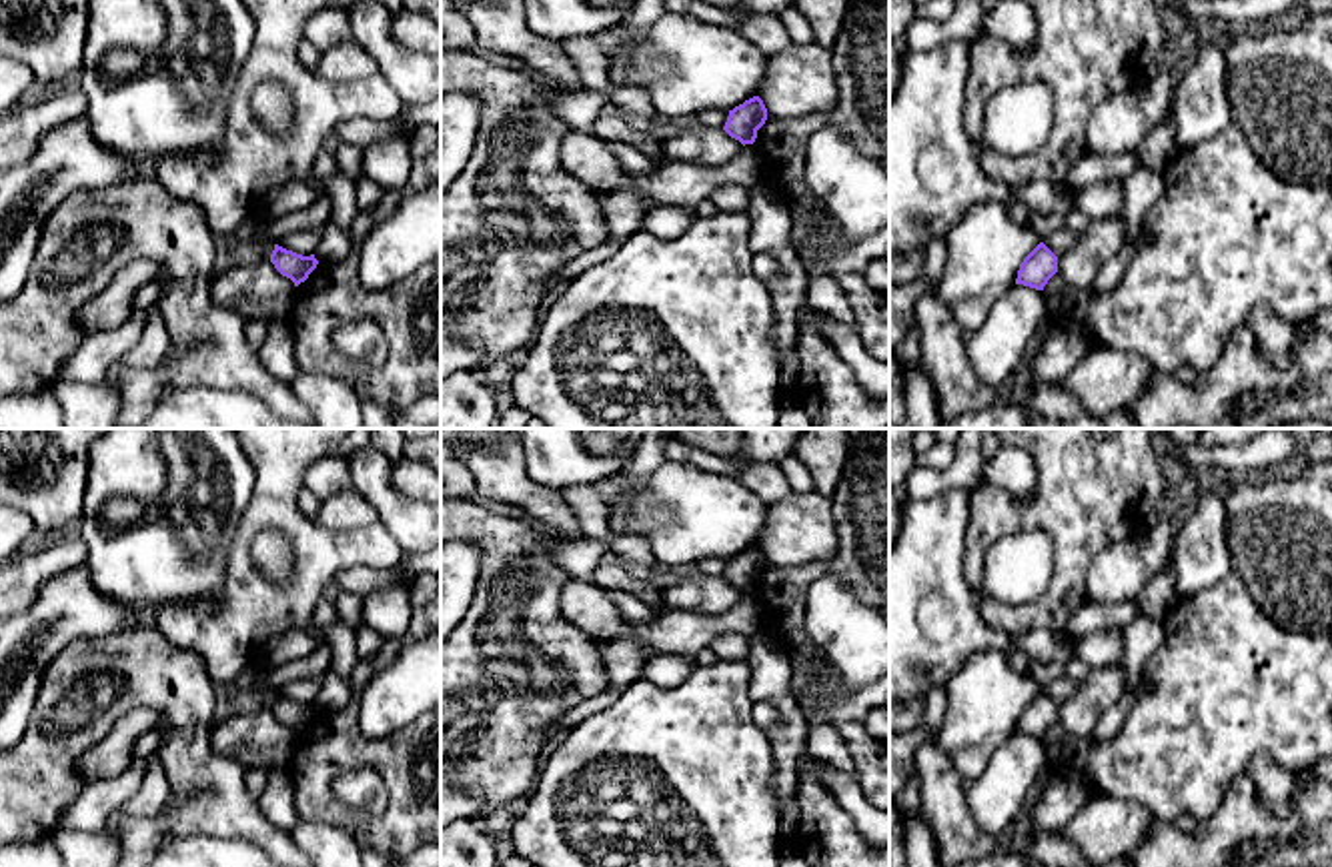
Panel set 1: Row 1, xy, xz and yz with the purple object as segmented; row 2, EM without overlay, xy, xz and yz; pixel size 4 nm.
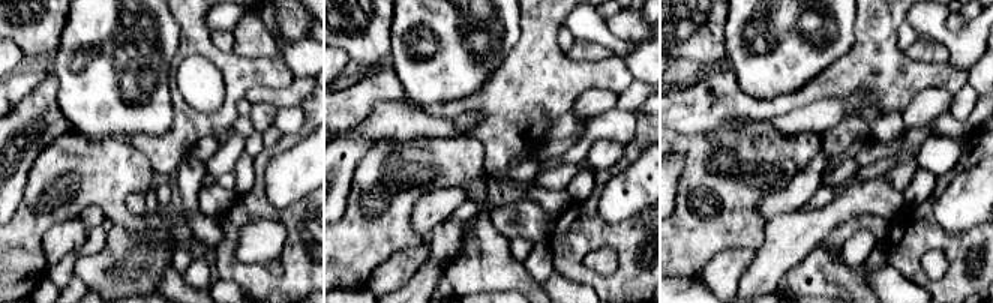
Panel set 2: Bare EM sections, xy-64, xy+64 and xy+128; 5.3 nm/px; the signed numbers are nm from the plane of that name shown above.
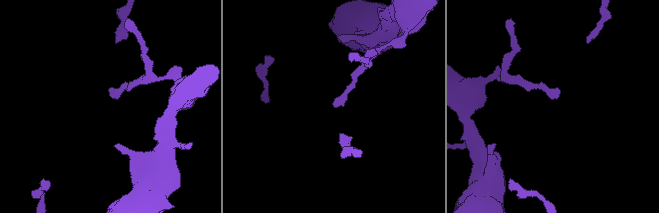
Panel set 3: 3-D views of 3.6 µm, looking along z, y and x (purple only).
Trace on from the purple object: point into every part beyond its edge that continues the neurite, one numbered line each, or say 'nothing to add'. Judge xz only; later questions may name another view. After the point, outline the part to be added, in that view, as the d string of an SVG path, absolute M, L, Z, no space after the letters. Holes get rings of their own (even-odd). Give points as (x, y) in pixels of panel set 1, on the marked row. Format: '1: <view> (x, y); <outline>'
nothing to add

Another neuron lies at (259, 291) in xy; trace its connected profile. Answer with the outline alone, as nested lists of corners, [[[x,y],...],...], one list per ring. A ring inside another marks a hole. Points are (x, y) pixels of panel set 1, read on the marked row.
[[[270,258],[218,270],[210,284],[214,304],[236,310],[246,320],[288,322],[296,294],[294,282]]]

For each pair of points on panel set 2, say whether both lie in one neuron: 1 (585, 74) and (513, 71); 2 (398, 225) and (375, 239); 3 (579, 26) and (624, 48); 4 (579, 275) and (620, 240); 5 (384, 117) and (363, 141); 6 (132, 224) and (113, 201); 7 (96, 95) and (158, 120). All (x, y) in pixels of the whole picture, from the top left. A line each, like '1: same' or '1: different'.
1: same
2: same
3: same
4: same
5: same
6: same
7: same

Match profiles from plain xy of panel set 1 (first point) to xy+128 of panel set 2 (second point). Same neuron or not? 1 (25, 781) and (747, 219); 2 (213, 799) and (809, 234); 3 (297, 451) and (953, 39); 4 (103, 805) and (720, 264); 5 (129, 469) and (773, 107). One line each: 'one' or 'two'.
1: one
2: two
3: two
4: one
5: two

